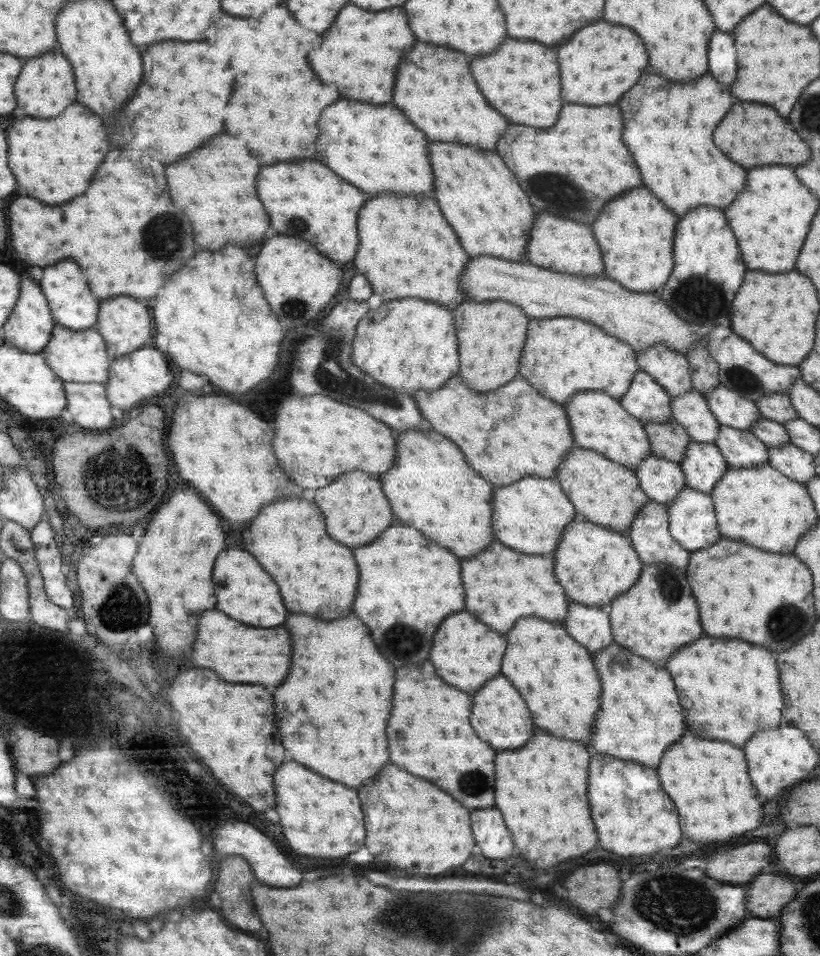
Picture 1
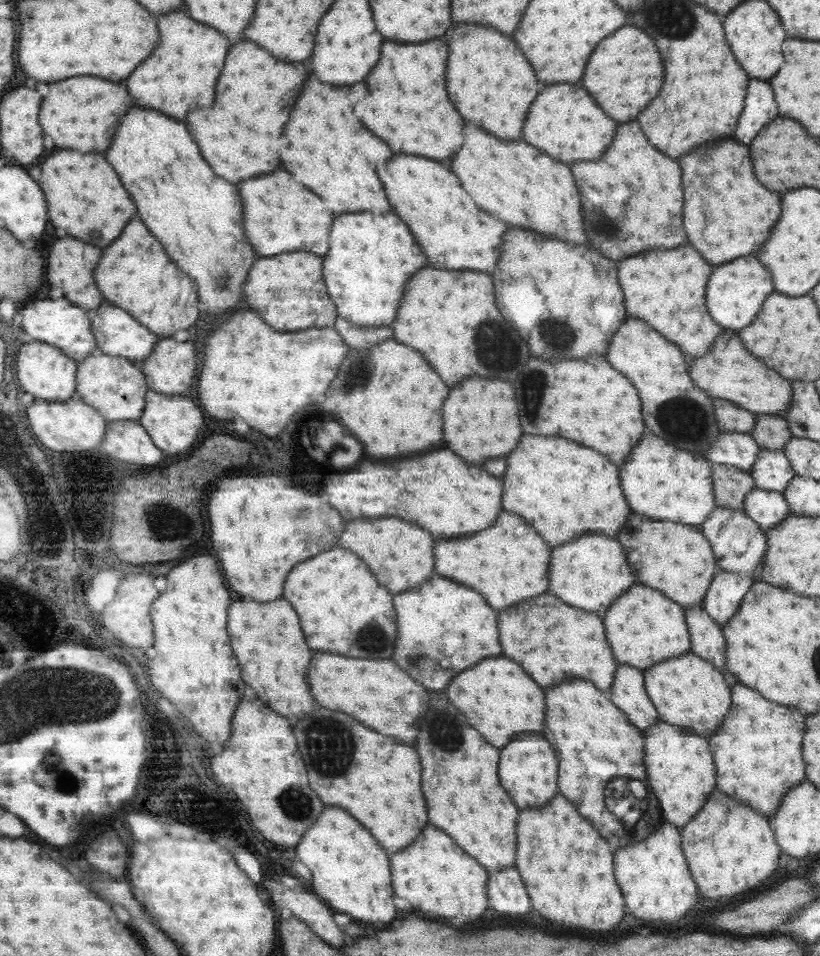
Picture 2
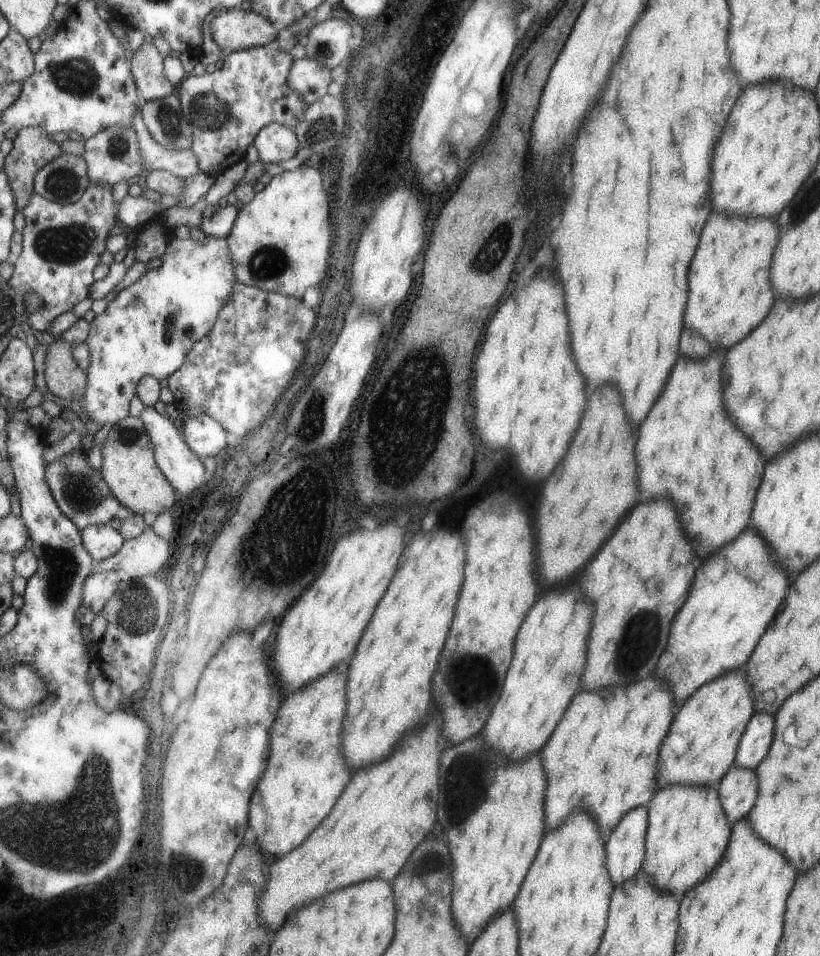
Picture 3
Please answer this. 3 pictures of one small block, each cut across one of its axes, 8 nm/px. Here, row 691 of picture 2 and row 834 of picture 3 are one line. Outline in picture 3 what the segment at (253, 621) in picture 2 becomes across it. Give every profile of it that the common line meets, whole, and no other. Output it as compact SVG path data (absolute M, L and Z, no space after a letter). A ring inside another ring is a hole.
M347 661L311 680L295 692L287 692L274 723L270 726L271 752L267 768L251 794L247 820L273 820L251 824L257 830L257 844L263 854L283 856L301 844L309 832L331 810L349 780L349 770L339 756L339 728L345 710ZM281 820L281 822L275 822ZM265 836L265 838L263 838Z

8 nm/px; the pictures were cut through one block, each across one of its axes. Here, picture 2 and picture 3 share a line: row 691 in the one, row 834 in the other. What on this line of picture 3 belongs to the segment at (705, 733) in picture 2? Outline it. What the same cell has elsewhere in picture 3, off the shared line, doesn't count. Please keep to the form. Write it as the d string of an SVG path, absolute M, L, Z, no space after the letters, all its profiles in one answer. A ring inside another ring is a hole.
M671 784L649 800L649 826L642 870L663 894L678 898L695 887L721 860L730 842L730 821L723 814L716 787Z

